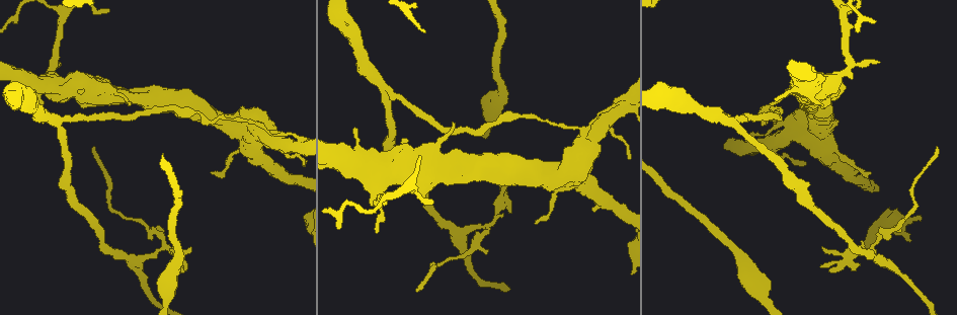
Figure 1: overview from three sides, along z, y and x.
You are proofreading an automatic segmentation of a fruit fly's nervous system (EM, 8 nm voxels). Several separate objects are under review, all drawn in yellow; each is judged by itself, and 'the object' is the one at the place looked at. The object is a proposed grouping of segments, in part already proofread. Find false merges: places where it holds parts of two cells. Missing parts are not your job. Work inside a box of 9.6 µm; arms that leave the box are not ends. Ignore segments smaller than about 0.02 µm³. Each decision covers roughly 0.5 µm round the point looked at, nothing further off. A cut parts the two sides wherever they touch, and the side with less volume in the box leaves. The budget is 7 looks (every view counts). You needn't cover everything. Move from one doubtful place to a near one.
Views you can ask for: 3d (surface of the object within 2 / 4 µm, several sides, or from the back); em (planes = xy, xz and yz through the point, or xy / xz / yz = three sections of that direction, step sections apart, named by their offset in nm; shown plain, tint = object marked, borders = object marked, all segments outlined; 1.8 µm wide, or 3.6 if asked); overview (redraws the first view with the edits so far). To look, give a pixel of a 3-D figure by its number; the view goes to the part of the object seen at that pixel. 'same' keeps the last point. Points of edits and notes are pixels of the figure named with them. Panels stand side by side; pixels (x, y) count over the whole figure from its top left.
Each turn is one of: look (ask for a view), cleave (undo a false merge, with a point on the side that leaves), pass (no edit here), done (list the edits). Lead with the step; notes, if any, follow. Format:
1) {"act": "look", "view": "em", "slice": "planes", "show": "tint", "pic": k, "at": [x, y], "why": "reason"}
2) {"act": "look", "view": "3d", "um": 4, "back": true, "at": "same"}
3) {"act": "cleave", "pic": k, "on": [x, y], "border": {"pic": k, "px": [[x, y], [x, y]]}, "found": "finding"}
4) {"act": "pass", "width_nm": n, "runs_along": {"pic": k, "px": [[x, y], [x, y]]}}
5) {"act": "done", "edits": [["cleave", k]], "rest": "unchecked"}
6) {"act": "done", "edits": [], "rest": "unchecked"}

{"act": "look", "view": "3d", "um": 4, "pic": 1, "at": [785, 124], "why": "abrupt turn"}

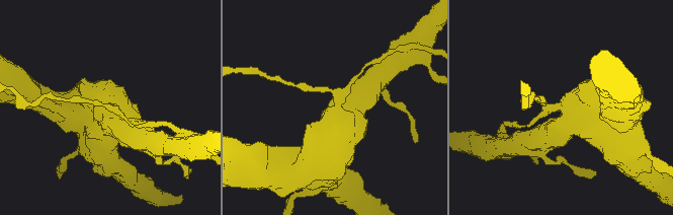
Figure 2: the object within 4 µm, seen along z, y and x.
{"act": "look", "view": "em", "um": 3.6, "slice": "xz", "step": 16, "show": "tint", "pic": 2, "at": [339, 103], "why": "shape alone is not enough"}

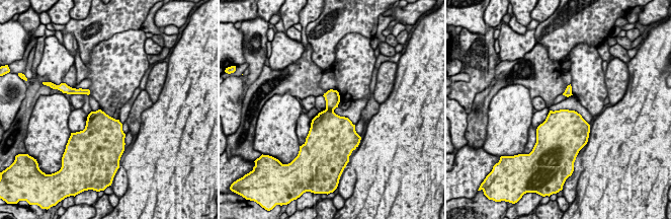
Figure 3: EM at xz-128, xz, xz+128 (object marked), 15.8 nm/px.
{"act": "look", "view": "em", "um": 3.6, "slice": "yz", "step": 8, "show": "borders", "at": "same"}

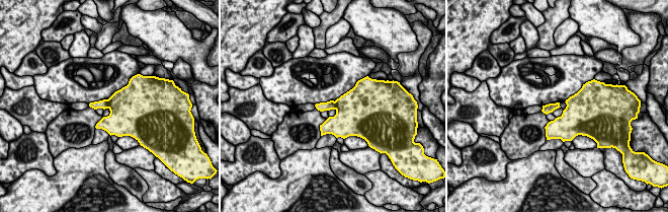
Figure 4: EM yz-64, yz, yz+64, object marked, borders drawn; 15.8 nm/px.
{"act": "pass", "width_nm": 140, "found": "all the same cell"}

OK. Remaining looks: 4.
{"act": "look", "view": "3d", "um": 2, "pic": 1, "at": [299, 146], "why": "abrupt turn"}

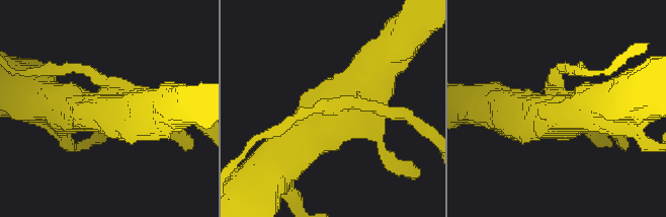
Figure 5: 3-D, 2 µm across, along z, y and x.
{"act": "look", "view": "em", "slice": "planes", "show": "plain", "pic": 5, "at": [113, 113], "why": "now the EM"}

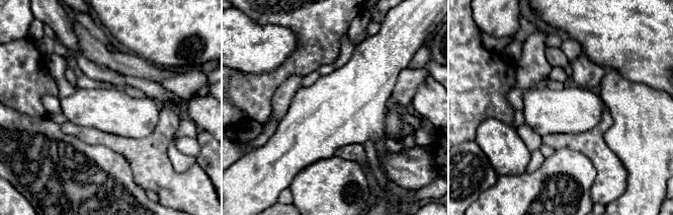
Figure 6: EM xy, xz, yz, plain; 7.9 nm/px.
{"act": "look", "view": "em", "slice": "planes", "show": "tint", "at": "same"}

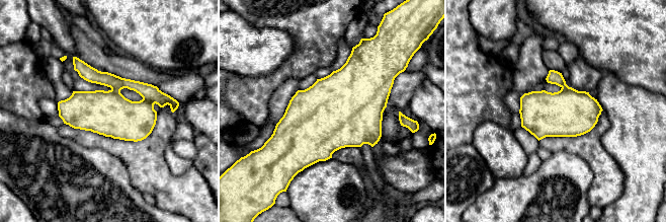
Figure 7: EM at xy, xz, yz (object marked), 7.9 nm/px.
{"act": "pass", "found": "one cell here"}

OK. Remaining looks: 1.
{"act": "done", "edits": [], "rest": "unchecked"}

